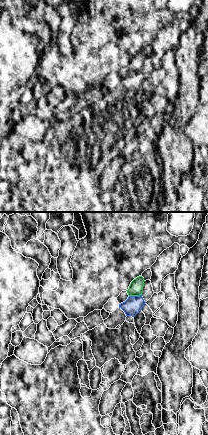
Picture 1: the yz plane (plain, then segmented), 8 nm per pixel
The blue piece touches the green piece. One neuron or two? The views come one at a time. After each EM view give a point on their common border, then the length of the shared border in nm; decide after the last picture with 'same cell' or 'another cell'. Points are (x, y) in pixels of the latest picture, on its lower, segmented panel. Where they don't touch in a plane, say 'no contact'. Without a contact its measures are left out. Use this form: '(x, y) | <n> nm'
(135, 296) | 110 nm

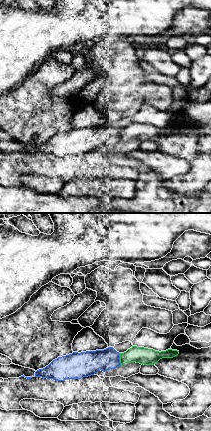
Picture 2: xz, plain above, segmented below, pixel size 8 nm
(119, 359) | 110 nm

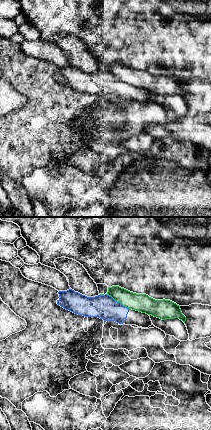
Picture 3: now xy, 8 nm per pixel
(118, 302) | 220 nm

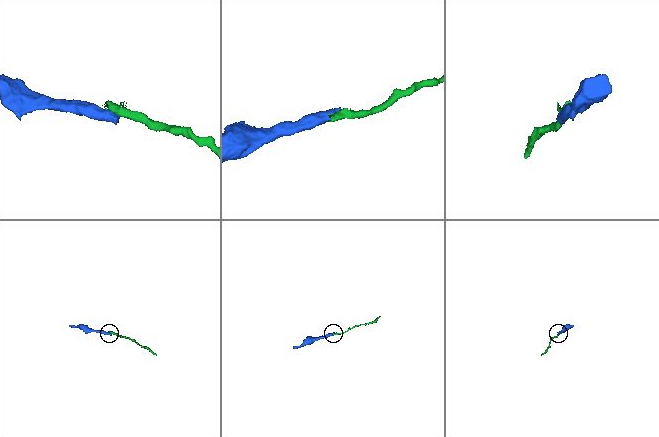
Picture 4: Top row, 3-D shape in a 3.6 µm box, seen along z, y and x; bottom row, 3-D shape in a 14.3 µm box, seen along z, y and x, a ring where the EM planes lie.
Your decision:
another cell

